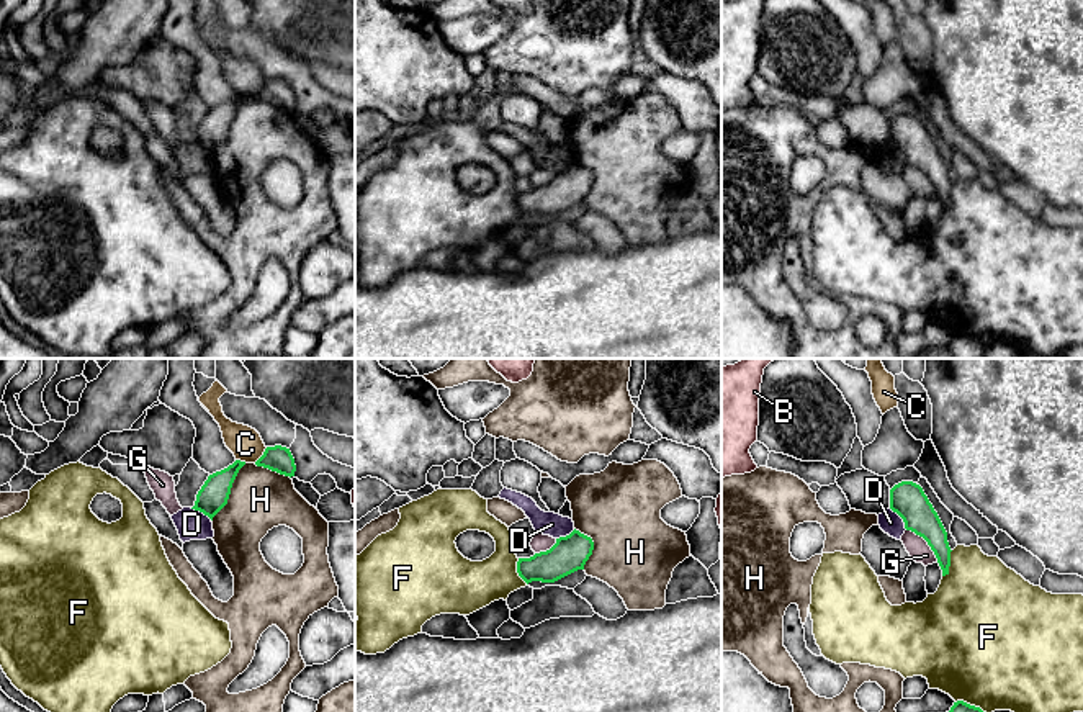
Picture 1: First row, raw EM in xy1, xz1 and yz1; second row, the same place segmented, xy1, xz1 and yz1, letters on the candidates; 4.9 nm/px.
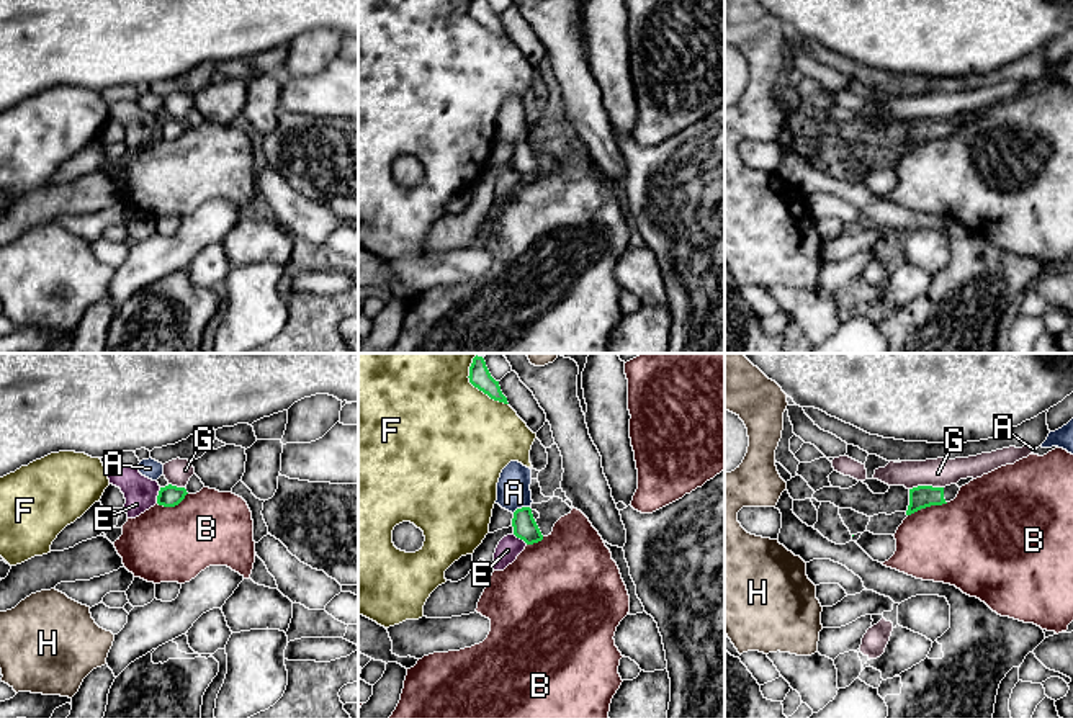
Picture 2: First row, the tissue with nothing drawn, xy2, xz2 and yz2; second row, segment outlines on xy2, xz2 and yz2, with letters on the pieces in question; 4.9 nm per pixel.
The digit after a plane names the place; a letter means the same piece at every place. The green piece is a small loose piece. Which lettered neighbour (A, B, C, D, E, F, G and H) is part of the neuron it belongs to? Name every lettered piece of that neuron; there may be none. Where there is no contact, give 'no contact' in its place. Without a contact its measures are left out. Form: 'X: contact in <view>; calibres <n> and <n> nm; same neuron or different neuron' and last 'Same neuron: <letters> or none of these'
A: contact in xz2; calibres 120 and 160 nm; different neuron
B: contact in yz2; calibres 110 and 420 nm; different neuron
C: contact in xy1; calibres 130 and 160 nm; different neuron
D: contact in yz1; calibres 170 and 110 nm; different neuron
E: contact in xy2; calibres 110 and 160 nm; different neuron
F: contact in xz2; calibres 110 and 480 nm; different neuron
G: contact in yz1; calibres 170 and 110 nm; different neuron
H: contact in xy1; calibres 150 and 300 nm; different neuron
Same neuron: none of these

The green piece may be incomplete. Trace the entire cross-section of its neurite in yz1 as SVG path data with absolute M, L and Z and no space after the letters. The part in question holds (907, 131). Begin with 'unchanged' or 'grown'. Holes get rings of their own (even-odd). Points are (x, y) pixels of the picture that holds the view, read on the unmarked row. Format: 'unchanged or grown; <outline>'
unchanged; M913 115L895 118L890 123L890 142L903 152L906 164L928 175L942 203L942 210L949 208L952 183L947 175L947 165L923 121Z

